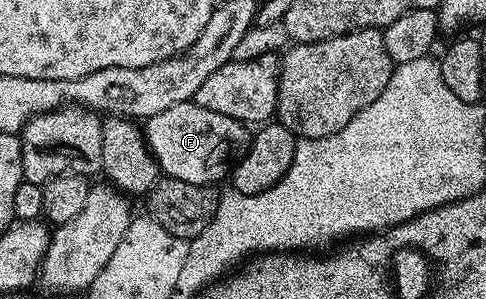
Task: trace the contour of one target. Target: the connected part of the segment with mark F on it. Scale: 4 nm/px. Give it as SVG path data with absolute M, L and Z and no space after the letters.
M195 101L171 105L163 113L144 120L145 142L158 165L160 174L170 179L191 181L191 185L217 185L230 174L234 163L249 147L251 131L235 117L223 117L211 109L203 109Z

